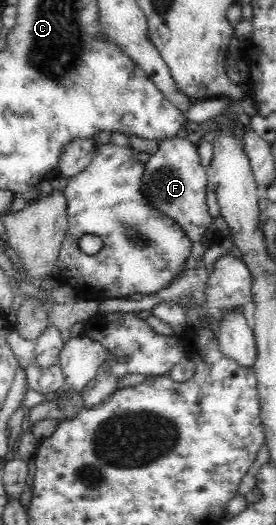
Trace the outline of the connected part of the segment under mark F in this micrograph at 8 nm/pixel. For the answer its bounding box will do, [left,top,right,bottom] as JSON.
[140,137,221,250]

